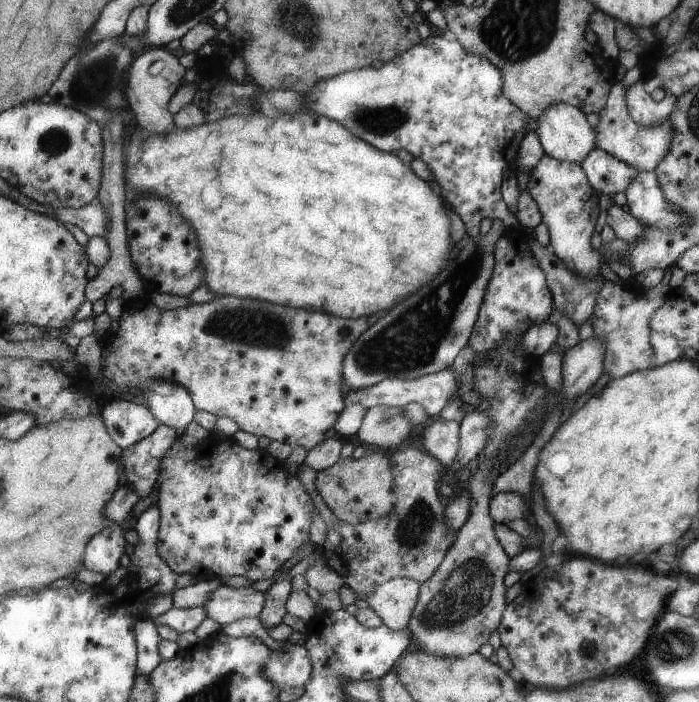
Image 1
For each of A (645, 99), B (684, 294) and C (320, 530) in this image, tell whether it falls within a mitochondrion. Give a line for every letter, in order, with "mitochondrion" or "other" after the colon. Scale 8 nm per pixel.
A: other
B: other
C: other

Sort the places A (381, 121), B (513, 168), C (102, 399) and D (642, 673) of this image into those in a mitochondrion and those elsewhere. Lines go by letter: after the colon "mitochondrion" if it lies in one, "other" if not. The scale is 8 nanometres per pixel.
A: mitochondrion
B: other
C: other
D: other

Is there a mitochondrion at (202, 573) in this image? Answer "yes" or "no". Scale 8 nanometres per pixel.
no

